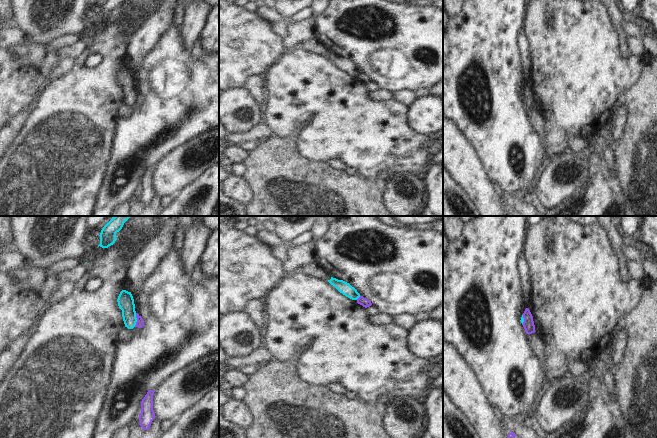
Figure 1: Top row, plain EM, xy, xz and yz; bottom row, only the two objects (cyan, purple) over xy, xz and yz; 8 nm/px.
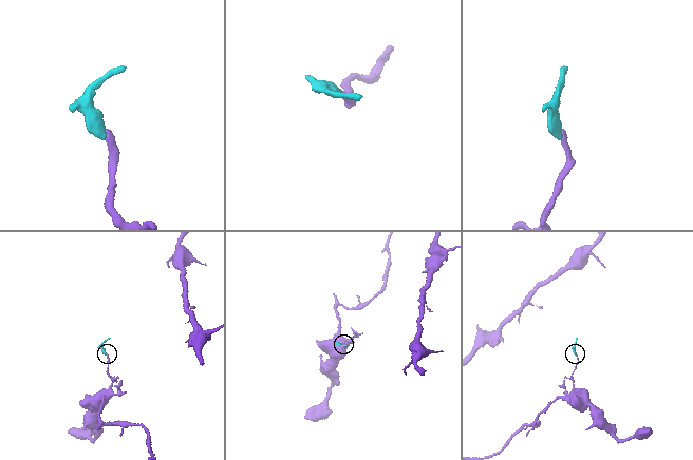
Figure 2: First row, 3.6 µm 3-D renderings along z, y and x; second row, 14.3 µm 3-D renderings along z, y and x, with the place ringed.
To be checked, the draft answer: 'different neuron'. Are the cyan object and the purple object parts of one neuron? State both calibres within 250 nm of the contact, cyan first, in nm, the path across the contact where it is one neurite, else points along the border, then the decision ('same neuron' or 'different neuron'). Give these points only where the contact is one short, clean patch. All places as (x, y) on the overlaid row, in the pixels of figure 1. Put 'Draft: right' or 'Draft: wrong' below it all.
130 nm thick on the cyan side, 60 nm on the other; border along xy (136, 313), (136, 324), (134, 326); different neuron
Draft: right

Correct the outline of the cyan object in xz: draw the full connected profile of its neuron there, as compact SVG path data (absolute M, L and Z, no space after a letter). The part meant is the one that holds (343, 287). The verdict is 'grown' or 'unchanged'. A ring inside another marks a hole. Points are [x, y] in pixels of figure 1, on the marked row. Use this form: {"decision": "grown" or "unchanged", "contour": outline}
{"decision": "unchanged", "contour": "M331 277L328 282L333 285L340 293L352 300L357 300L360 297L360 294L357 292L357 290L343 280L338 280Z"}

